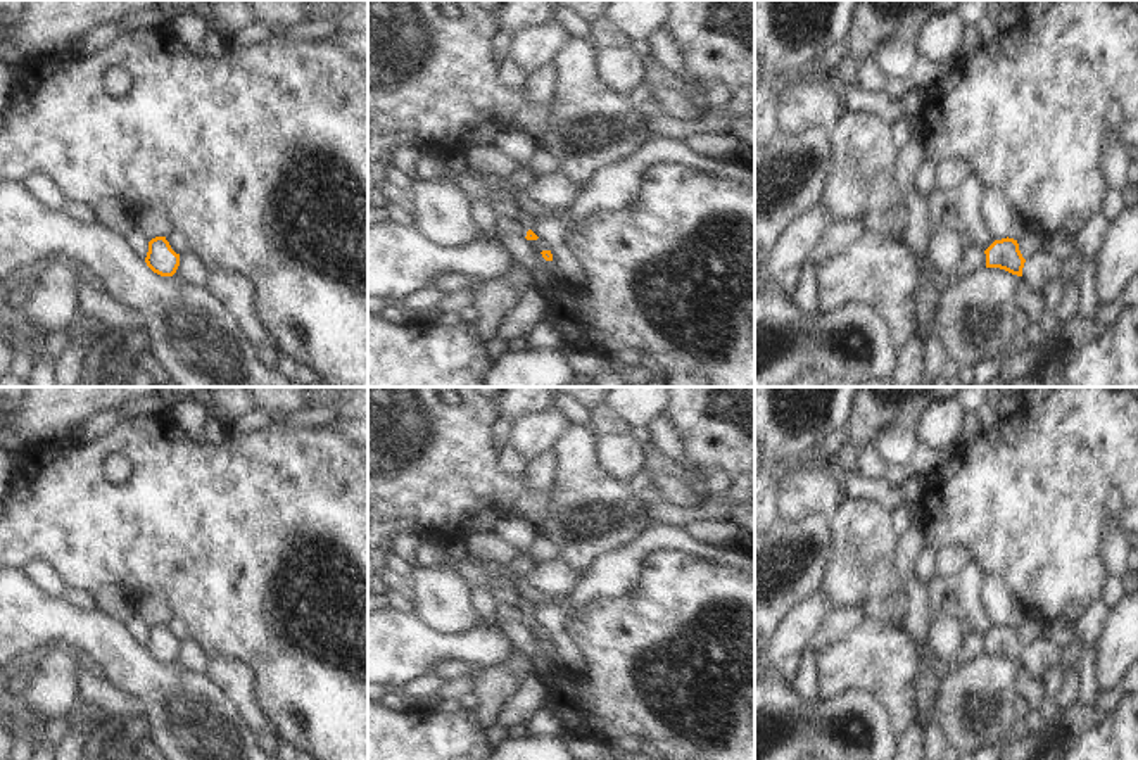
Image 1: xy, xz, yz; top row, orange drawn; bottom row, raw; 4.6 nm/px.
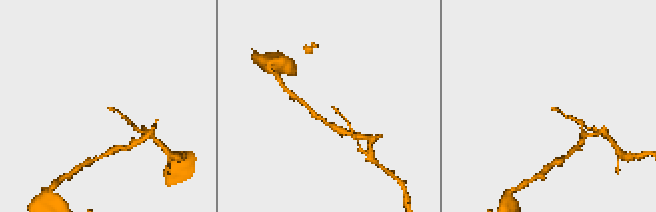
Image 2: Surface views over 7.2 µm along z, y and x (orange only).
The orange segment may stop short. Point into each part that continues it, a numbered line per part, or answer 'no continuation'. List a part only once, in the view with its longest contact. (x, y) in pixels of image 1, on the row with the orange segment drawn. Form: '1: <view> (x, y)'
no continuation

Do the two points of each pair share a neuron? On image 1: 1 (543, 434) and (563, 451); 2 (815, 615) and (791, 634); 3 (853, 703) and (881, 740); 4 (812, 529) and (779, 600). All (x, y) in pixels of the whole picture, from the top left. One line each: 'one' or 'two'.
1: two
2: one
3: one
4: one

